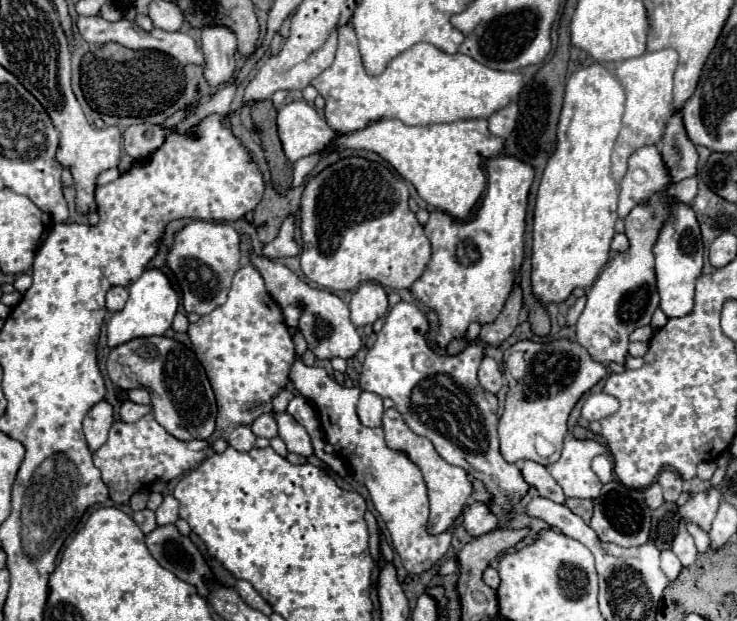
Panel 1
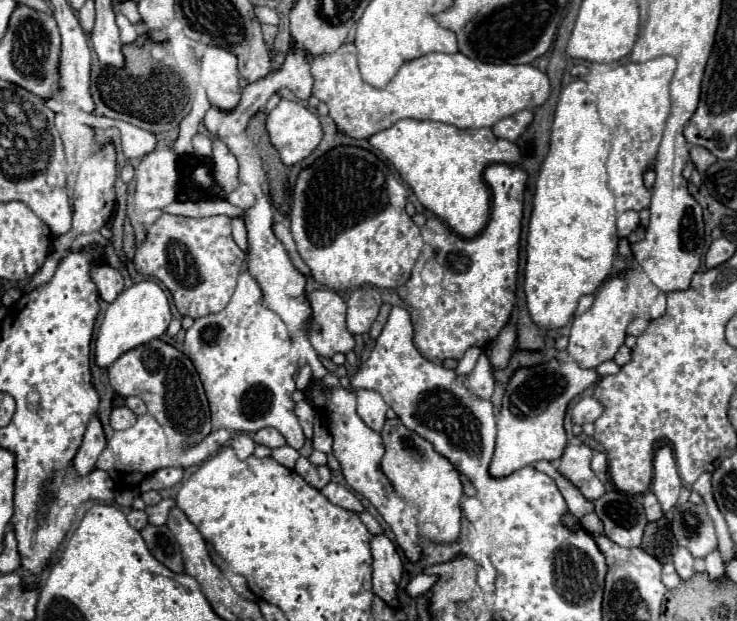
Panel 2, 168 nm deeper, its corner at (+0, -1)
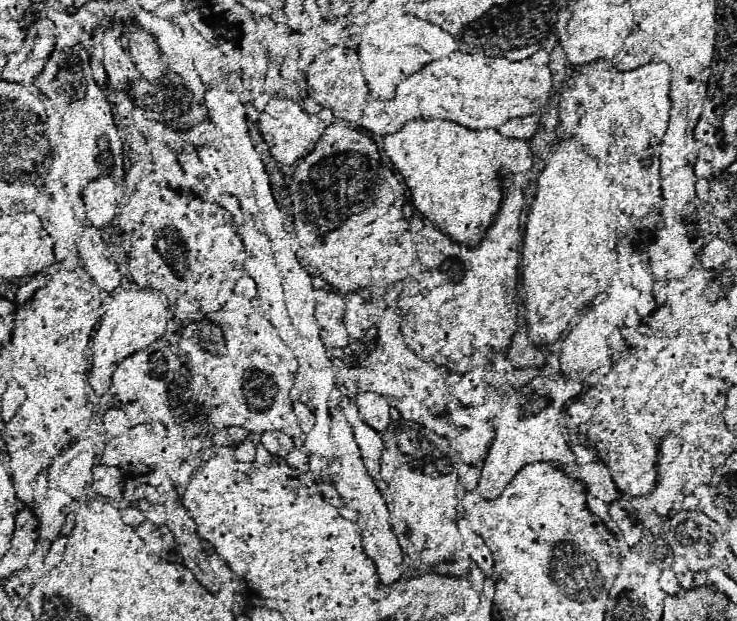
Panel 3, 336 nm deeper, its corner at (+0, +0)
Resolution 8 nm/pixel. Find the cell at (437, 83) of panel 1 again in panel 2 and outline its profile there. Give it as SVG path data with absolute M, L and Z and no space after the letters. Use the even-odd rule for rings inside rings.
M342 44L330 56L318 56L312 62L312 76L312 94L328 104L338 132L350 138L368 138L402 118L434 120L456 128L486 128L520 110L534 110L551 89L548 76L534 64L486 64L460 52L430 52L402 64L390 84L378 90L360 78L354 44Z

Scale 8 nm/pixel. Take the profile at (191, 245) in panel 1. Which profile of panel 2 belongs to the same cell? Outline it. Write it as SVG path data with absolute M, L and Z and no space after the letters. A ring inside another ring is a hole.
M162 214L150 226L146 242L138 246L134 264L138 272L152 274L164 282L182 316L202 318L226 308L234 294L236 278L244 260L246 254L232 240L228 216L184 218Z

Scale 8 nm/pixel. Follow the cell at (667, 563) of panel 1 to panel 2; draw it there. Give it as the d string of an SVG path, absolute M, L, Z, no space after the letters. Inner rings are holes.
M666 562L664 568L662 568L662 584L666 588L676 588L680 582L682 582L682 578L678 578L678 572L674 570L674 564Z

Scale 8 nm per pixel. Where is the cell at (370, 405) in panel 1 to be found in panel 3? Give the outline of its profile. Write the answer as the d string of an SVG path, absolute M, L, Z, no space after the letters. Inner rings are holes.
M364 391L364 393L358 393L358 395L354 397L354 403L356 403L356 407L358 407L362 419L364 419L374 431L382 433L382 431L386 429L386 425L388 425L388 421L390 421L390 419L388 419L390 405L388 405L388 401L386 401L382 395L378 395L378 393L374 393L374 391Z

